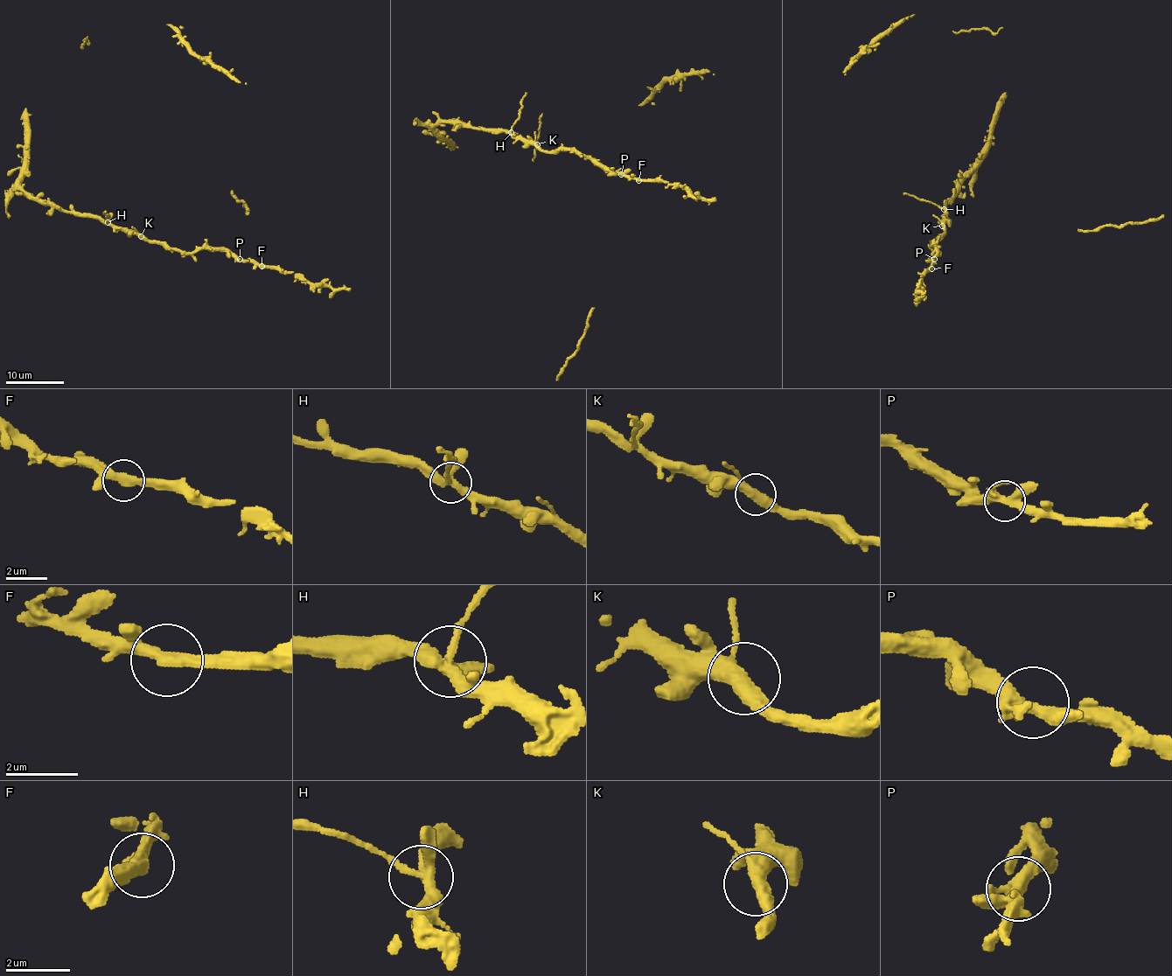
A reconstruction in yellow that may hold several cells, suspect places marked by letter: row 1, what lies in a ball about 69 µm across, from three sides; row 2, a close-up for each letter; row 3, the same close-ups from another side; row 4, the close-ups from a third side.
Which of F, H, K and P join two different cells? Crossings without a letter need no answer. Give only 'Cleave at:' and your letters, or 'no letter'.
Cleave at: H

